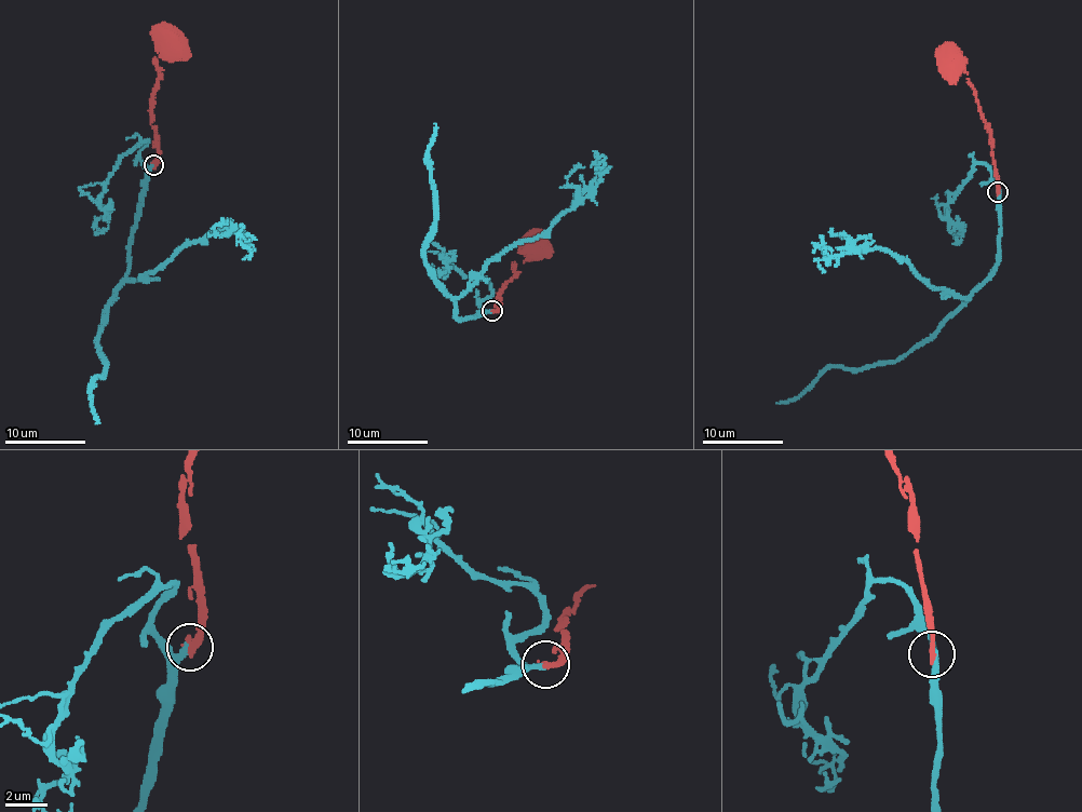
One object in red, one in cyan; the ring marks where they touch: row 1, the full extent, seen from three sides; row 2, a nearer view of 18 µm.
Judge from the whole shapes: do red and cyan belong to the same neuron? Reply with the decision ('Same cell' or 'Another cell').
Another cell

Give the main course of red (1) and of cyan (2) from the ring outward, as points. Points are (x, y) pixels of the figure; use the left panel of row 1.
1: (153, 164), (159, 154), (159, 143), (150, 124), (150, 100), (158, 81), (154, 56), (175, 41), (173, 38)
2: (153, 164), (126, 280), (100, 328), (97, 346), (107, 360), (104, 374), (95, 379), (95, 423)

